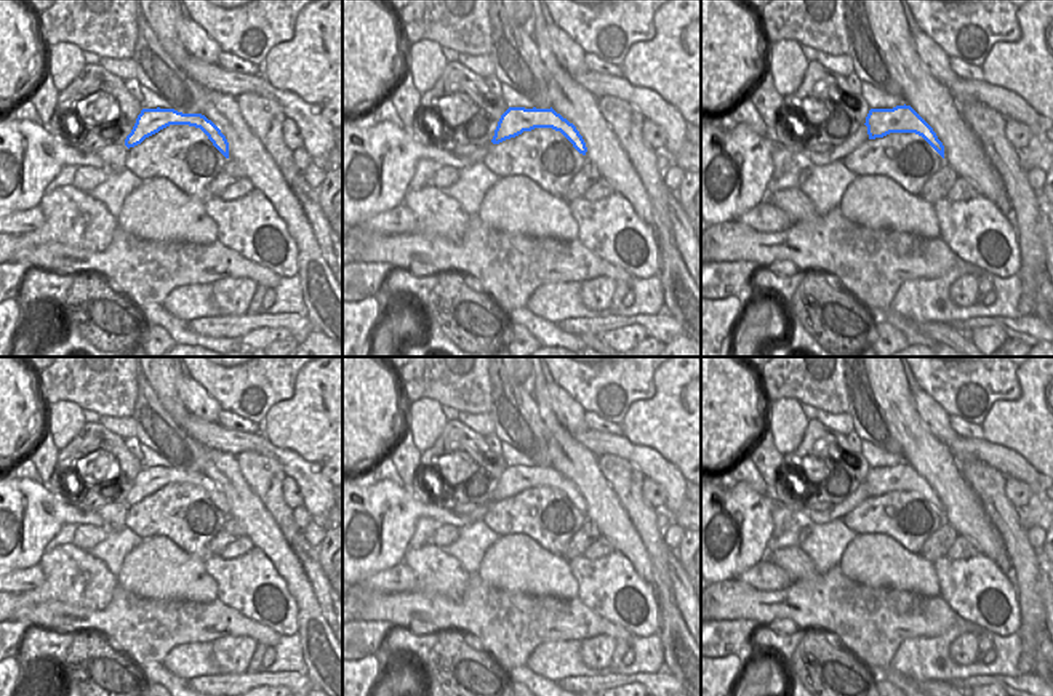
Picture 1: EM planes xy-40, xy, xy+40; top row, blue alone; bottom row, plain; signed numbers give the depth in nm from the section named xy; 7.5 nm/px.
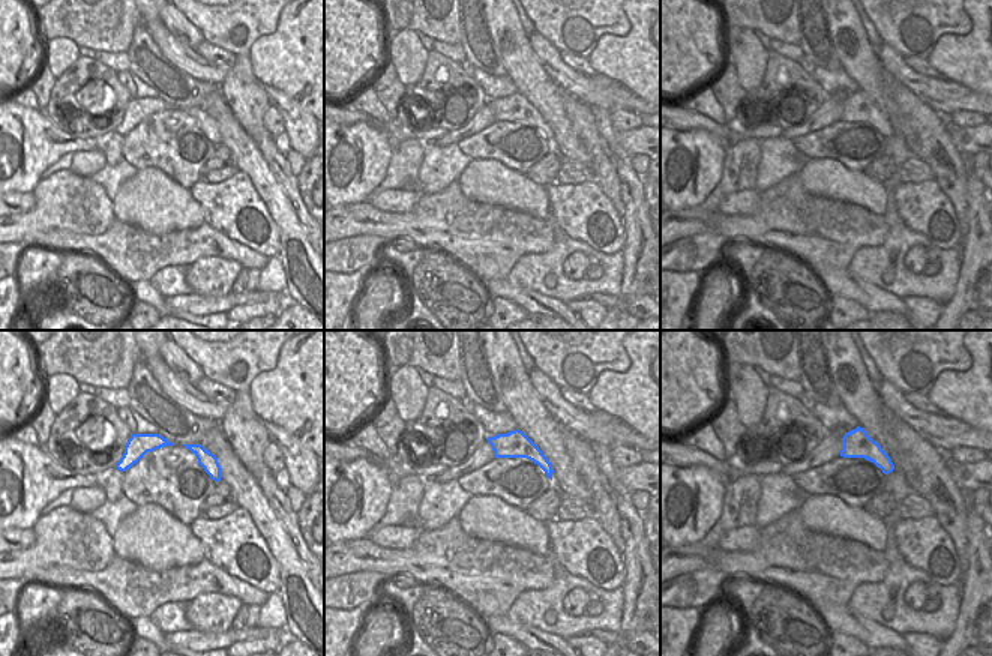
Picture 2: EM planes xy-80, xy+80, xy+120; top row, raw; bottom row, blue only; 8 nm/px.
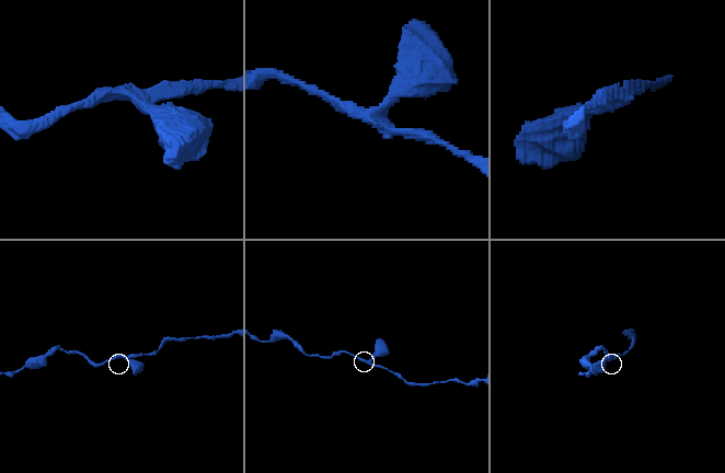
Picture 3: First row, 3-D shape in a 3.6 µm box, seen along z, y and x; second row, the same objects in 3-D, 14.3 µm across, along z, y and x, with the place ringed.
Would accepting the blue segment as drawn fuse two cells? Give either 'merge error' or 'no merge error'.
no merge error

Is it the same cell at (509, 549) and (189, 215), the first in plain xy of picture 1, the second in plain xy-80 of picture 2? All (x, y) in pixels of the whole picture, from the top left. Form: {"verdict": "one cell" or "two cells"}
{"verdict": "one cell"}

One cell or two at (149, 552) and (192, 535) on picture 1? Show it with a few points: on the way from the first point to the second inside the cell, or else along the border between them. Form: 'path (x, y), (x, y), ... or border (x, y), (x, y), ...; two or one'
border (141, 538), (167, 536), (186, 552), (202, 560); two

